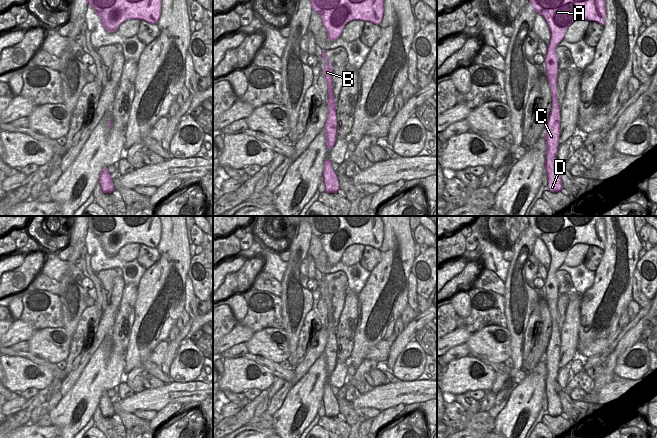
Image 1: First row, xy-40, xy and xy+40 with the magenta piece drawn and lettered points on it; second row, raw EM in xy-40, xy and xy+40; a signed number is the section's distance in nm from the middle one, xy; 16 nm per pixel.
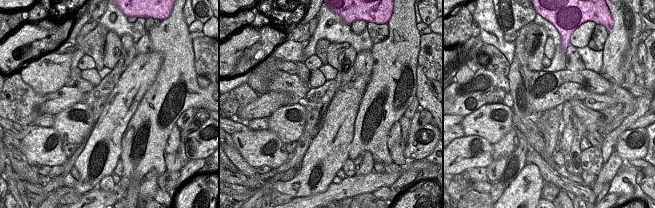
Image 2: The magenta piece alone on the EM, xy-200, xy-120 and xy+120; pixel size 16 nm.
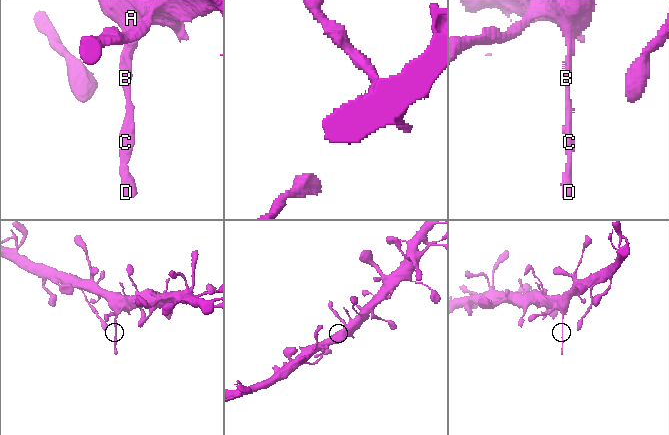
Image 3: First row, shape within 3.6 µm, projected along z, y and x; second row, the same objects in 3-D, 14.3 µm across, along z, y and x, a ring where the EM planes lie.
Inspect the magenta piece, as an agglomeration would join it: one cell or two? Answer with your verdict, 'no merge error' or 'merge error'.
merge error

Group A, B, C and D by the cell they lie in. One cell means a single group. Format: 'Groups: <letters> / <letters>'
Groups: A B / C D.

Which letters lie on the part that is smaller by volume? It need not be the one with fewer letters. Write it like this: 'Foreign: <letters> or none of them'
Foreign: C, D.

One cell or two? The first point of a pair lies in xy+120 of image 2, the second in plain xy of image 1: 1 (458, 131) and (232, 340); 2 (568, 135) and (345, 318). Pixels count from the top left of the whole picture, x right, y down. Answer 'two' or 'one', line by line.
1: two
2: one

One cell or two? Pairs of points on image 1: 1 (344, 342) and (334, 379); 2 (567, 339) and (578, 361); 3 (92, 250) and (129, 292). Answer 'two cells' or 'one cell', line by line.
1: two cells
2: two cells
3: two cells

